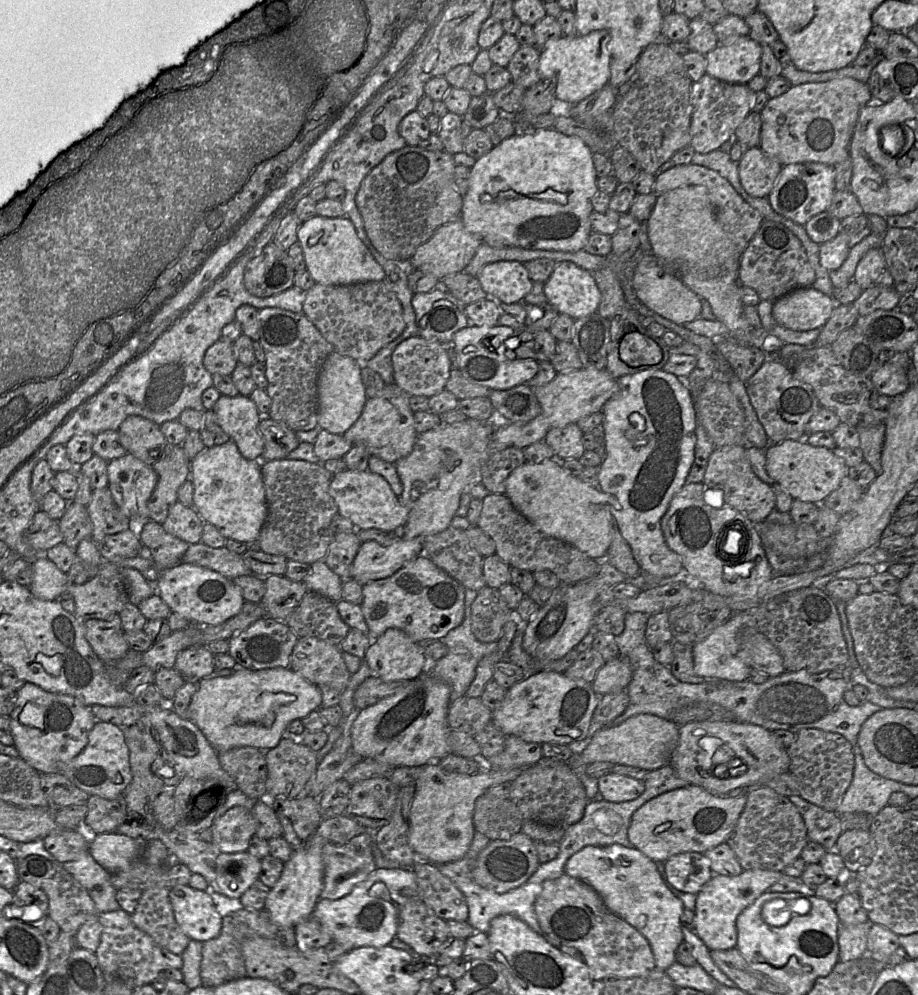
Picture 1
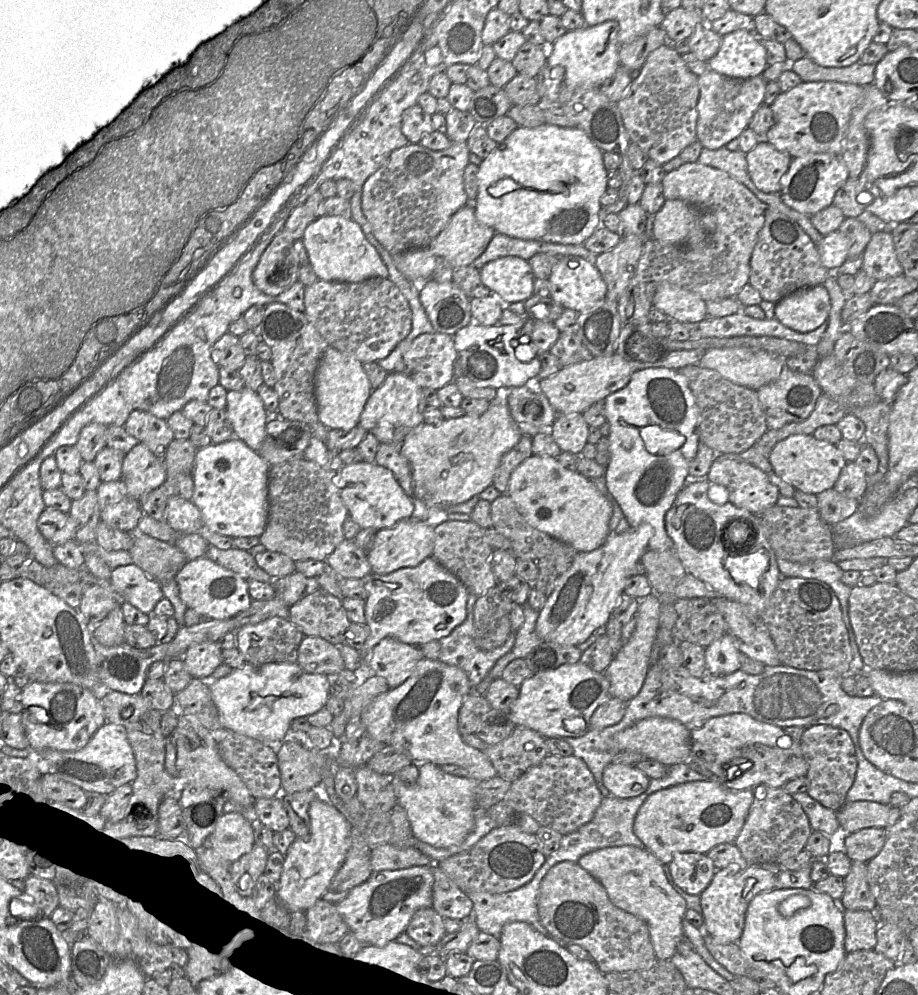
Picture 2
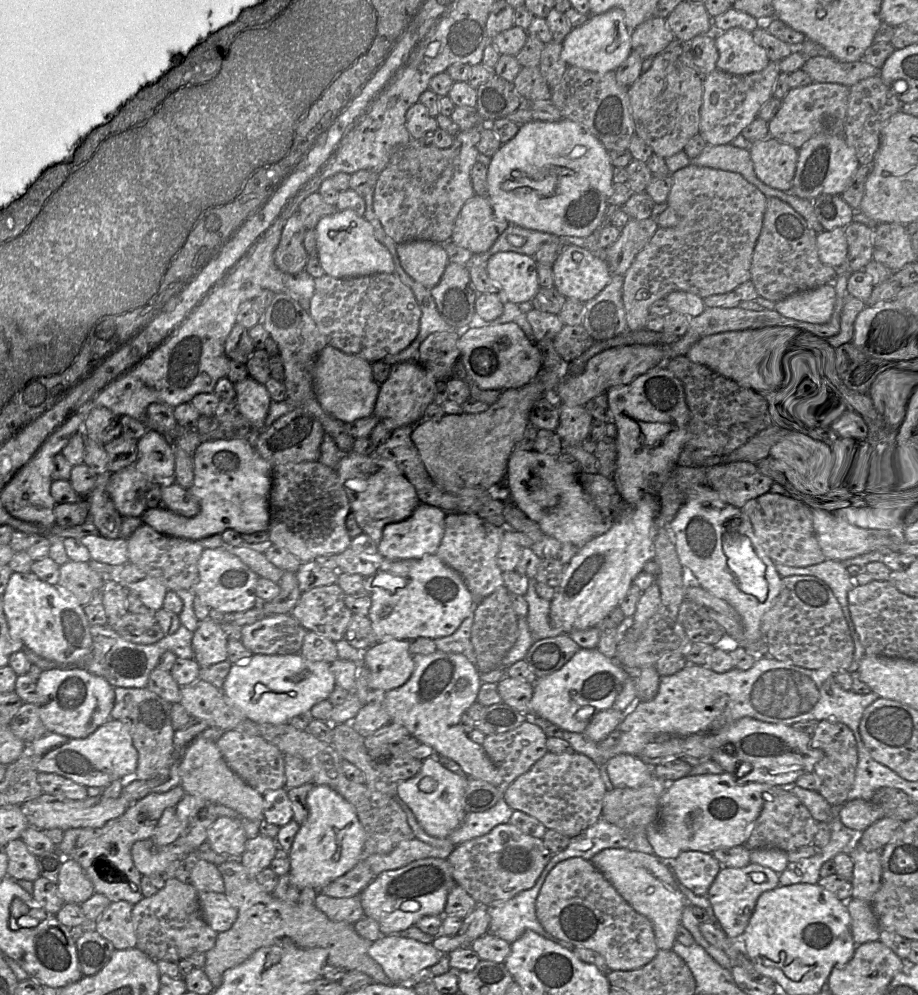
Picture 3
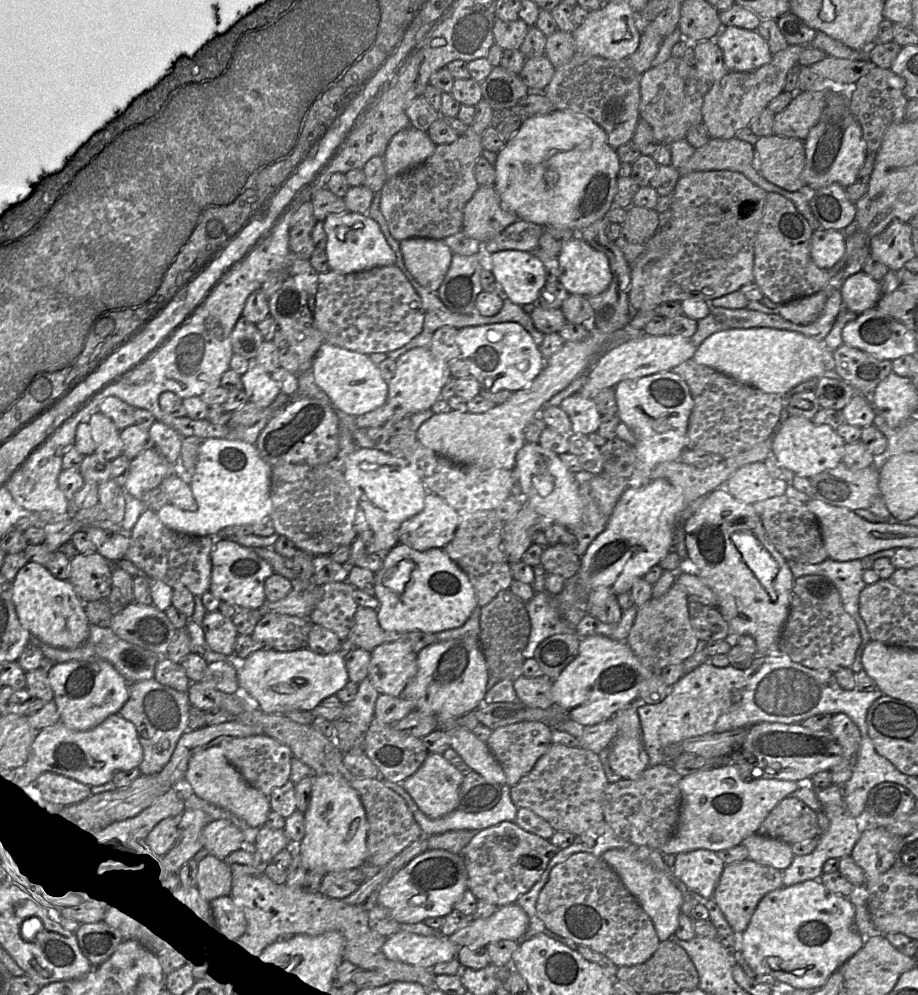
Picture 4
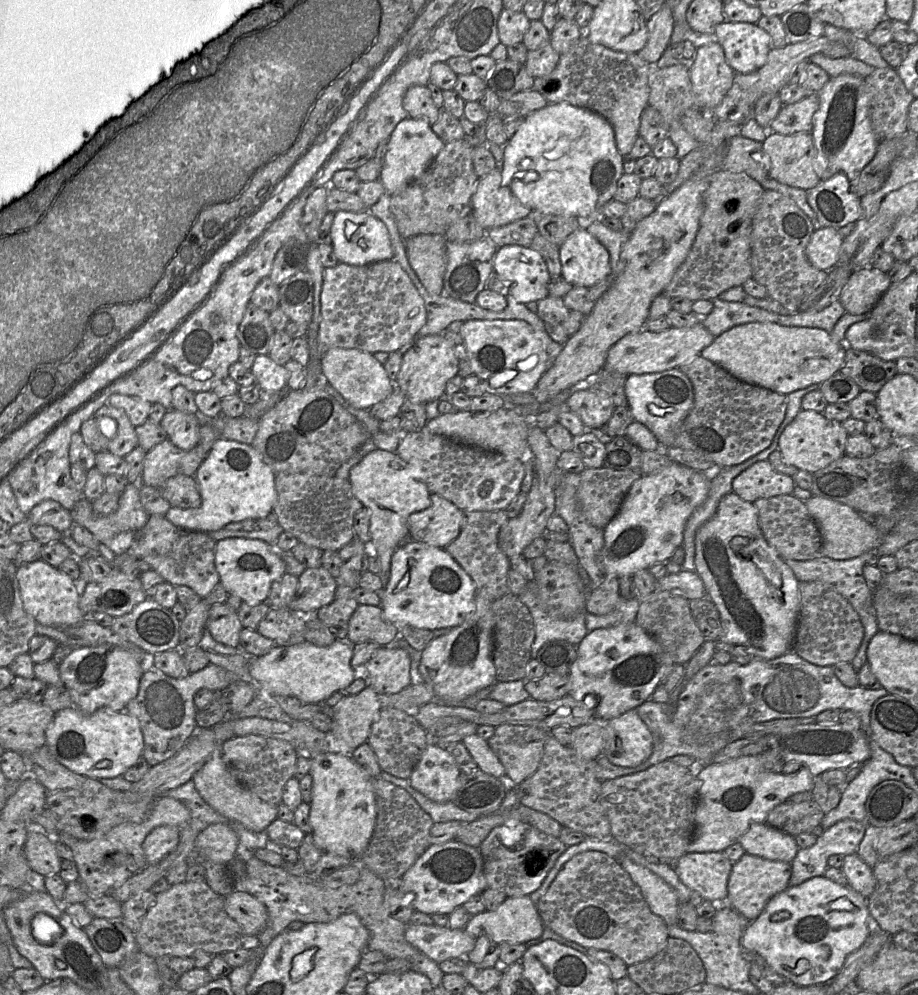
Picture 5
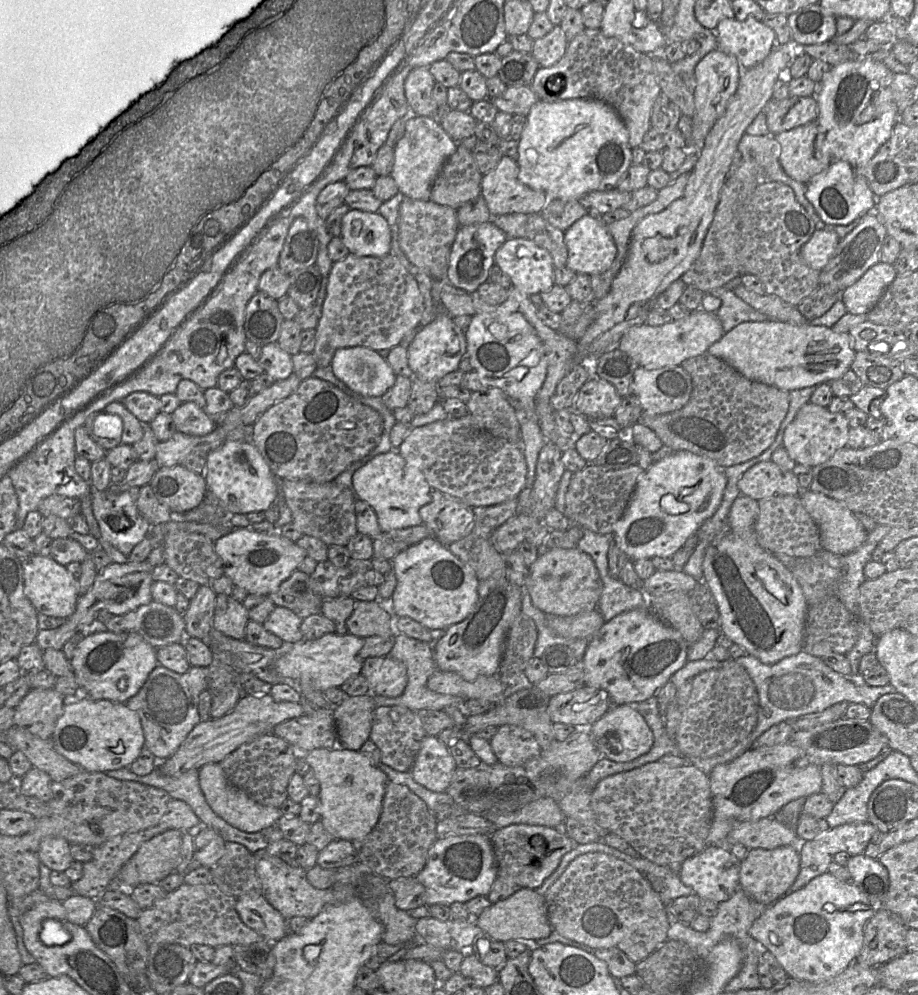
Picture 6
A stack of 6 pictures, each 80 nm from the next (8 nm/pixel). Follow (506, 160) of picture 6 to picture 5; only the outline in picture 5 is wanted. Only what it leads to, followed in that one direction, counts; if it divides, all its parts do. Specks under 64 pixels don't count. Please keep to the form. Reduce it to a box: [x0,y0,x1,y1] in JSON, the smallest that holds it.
[470,168,533,230]

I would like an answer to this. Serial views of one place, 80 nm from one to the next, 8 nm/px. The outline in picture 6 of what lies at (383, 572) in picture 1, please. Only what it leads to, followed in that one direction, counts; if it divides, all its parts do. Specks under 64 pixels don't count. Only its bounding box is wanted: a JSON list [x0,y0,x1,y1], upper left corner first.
[419,490,474,546]

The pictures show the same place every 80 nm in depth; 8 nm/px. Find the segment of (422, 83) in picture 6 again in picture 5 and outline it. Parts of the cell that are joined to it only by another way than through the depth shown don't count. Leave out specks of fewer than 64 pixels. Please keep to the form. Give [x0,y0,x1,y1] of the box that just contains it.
[403,86,442,126]

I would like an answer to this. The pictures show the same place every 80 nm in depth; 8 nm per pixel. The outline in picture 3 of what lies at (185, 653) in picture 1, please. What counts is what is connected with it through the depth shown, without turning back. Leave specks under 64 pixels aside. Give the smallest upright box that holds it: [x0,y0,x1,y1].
[193,617,228,668]

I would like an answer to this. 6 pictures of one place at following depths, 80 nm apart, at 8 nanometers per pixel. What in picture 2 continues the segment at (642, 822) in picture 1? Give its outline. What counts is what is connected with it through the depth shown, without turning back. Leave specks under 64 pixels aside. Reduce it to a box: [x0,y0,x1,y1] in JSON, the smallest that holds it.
[633,779,753,864]

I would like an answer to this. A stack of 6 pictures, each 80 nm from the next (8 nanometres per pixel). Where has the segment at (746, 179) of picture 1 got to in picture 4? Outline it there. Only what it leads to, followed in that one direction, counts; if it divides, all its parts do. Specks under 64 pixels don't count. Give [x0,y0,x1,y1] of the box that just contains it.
[754,134,805,192]

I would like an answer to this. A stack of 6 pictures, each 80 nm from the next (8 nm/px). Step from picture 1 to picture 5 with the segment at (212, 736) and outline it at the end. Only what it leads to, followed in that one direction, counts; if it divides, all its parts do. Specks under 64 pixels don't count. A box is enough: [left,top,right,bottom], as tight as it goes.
[249,640,356,704]

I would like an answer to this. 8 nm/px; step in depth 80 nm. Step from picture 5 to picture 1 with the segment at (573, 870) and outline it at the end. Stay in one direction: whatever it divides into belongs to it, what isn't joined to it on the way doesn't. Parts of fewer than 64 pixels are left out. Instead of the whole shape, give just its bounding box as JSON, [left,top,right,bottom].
[535,873,656,979]

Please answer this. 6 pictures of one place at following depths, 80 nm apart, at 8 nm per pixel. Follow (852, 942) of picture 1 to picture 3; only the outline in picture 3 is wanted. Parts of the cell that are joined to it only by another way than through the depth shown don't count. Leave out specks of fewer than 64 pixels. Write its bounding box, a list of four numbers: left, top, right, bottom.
[846,898,881,945]

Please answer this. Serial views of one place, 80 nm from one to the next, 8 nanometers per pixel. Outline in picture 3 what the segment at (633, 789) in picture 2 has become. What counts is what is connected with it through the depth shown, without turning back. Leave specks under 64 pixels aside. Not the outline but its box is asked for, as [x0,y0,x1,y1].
[607,754,652,788]

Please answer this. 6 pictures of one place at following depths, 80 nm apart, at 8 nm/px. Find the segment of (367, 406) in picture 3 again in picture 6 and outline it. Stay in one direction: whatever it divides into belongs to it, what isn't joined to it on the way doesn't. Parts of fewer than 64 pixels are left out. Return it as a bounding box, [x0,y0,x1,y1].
[330,346,397,397]

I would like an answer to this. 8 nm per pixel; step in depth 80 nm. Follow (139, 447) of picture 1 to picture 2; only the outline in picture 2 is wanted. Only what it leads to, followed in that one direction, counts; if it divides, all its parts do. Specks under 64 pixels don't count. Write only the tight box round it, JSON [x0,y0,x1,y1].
[124,410,174,458]

